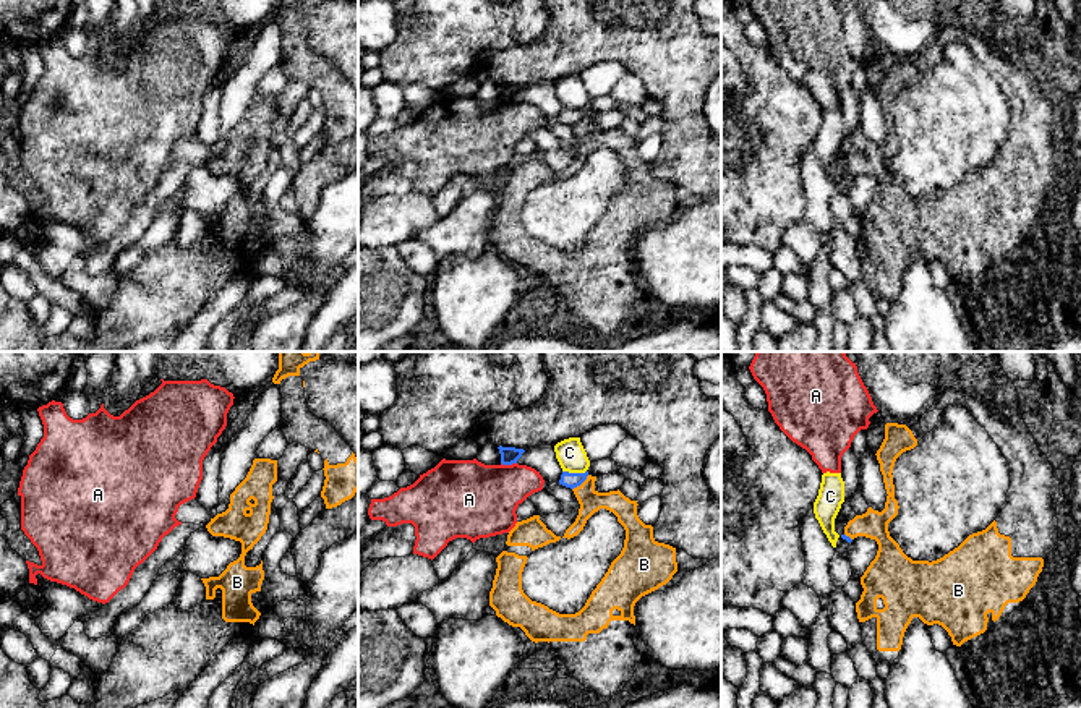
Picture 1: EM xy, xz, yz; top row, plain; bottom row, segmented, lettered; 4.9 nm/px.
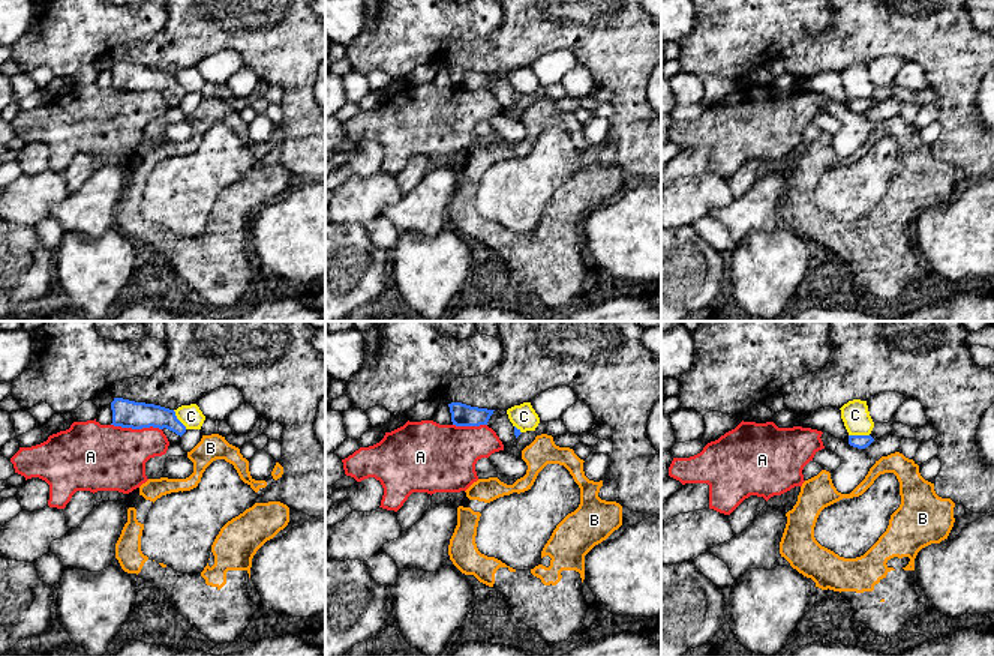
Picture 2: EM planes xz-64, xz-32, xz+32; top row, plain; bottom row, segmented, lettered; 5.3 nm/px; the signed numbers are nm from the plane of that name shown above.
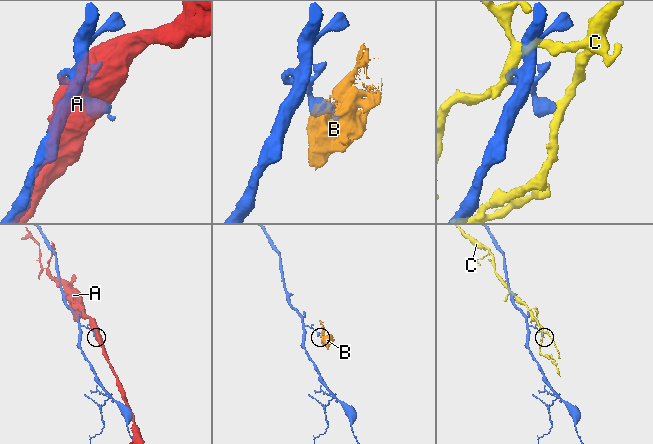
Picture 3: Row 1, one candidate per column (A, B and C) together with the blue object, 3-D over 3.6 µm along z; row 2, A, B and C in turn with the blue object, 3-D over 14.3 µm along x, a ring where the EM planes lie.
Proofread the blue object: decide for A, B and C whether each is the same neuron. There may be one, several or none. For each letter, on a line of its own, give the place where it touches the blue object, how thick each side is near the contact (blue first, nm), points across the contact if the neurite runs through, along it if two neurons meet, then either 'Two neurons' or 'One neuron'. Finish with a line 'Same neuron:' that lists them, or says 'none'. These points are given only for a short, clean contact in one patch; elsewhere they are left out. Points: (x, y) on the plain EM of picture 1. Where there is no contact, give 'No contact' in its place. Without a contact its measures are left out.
A: Touches blue at xz (509, 101). Thickness 90 nm (blue) against 380 nm. Two neurons
B: Touches blue at xz (581, 120). Thickness 80 nm (blue) against 120 nm. Boundary: xz (589, 112), (572, 127). Two neurons
C: Touches blue at xz (574, 110). Thickness 80 nm (blue) against 140 nm. Boundary: xz (563, 107), (585, 109). Two neurons
Same neuron: none

